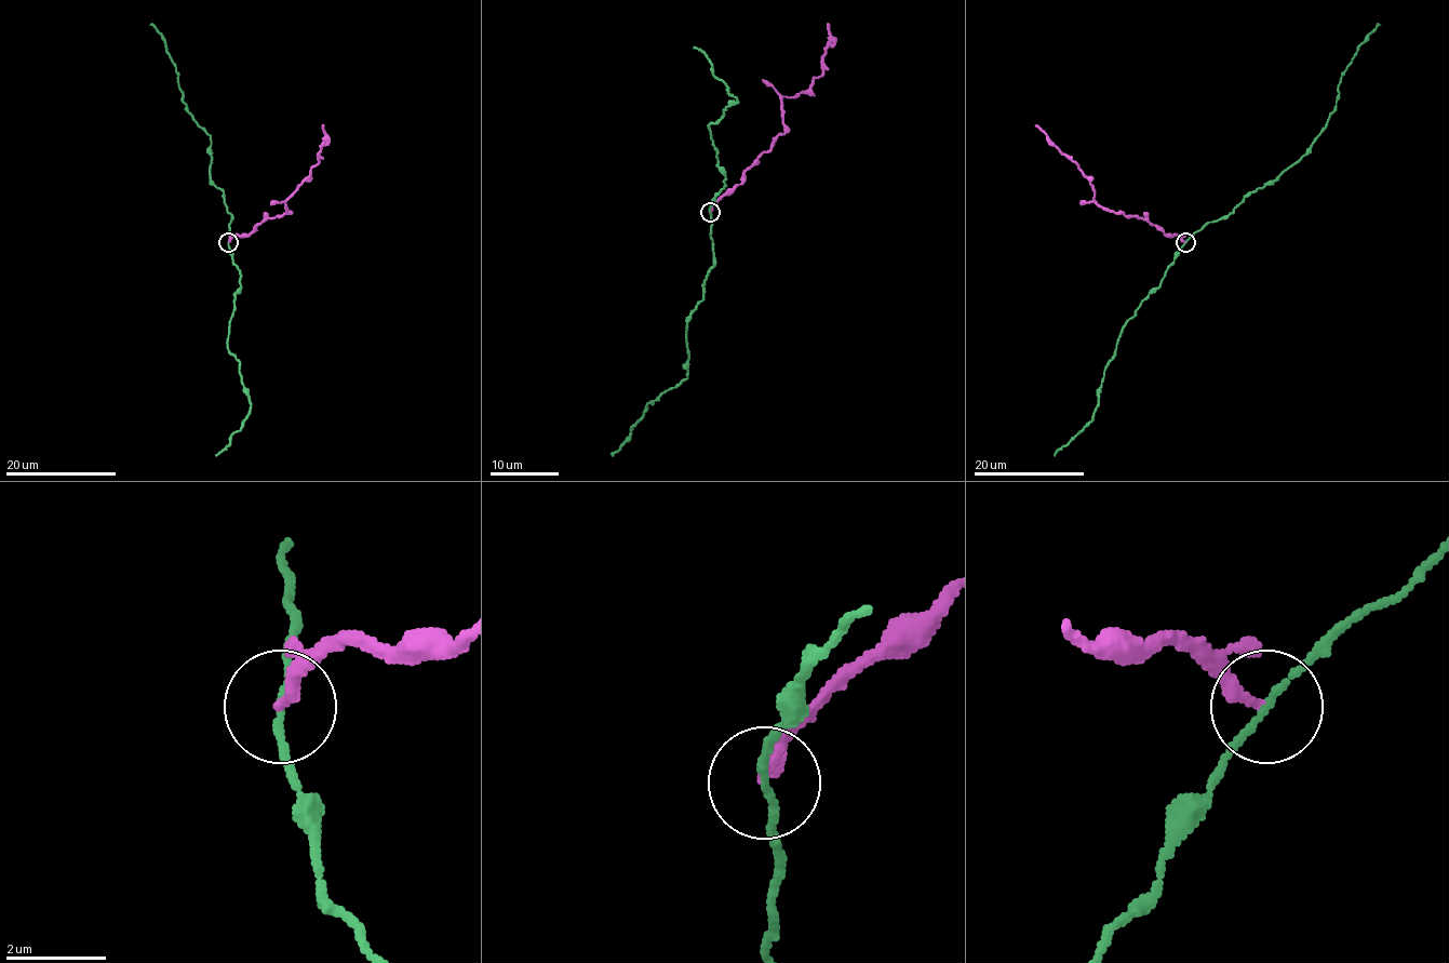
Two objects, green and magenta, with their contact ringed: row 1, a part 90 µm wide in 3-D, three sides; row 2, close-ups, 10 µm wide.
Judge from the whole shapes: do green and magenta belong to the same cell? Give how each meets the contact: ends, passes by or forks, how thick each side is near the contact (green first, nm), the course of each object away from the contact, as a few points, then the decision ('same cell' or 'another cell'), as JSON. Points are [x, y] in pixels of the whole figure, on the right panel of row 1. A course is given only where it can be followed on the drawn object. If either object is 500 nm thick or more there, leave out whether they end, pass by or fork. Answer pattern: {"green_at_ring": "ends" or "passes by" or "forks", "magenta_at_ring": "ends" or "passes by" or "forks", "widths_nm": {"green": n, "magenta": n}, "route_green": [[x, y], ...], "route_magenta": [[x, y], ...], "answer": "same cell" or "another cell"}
{"green_at_ring": "passes by", "magenta_at_ring": "ends", "widths_nm": {"green": 120, "magenta": 220}, "route_green": [[1185, 242], [1205, 224], [1230, 215], [1307, 151], [1335, 110], [1341, 74], [1378, 24]], "route_magenta": [[1185, 242], [1177, 236], [1166, 236], [1136, 216], [1103, 209], [1095, 199], [1090, 181], [1035, 125]], "answer": "another cell"}

